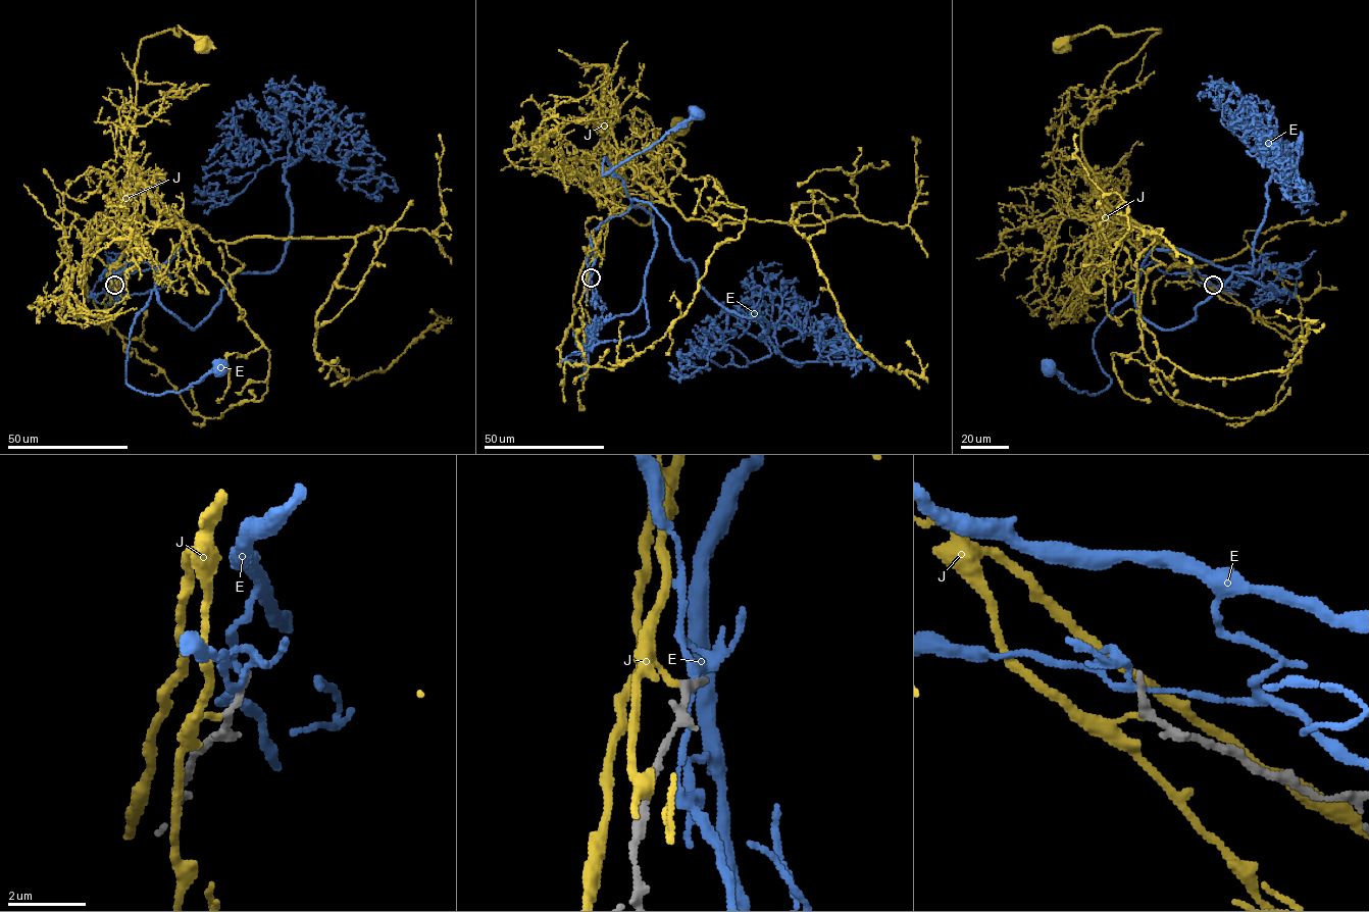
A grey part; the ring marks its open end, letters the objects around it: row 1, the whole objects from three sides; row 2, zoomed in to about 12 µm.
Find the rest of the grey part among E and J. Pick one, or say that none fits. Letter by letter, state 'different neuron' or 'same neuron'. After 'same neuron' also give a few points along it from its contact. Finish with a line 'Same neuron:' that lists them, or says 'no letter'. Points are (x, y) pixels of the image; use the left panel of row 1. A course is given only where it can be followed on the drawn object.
E: different neuron
J: different neuron
Same neuron: no letter

